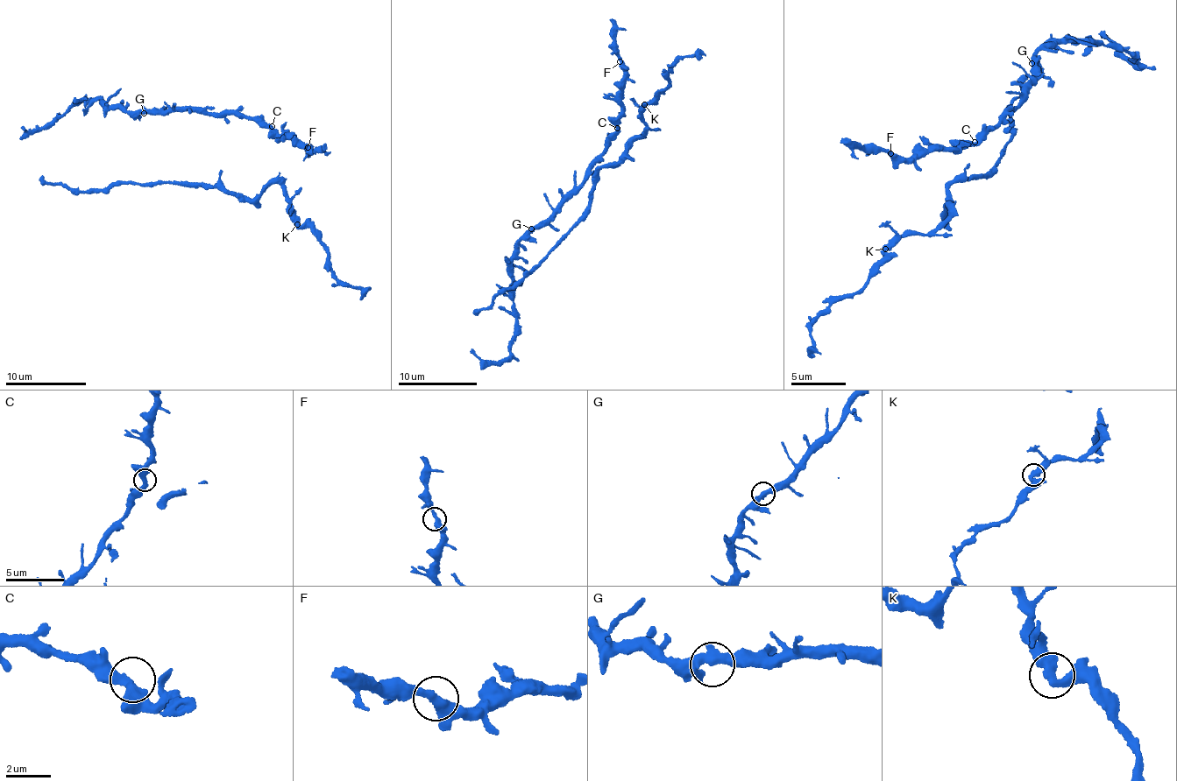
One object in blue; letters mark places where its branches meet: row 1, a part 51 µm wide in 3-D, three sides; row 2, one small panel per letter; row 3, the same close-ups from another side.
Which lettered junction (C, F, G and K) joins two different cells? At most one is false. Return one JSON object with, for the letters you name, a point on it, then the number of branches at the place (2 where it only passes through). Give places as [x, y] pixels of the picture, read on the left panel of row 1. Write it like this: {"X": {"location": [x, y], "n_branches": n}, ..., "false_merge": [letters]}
{"false_merge": []}

